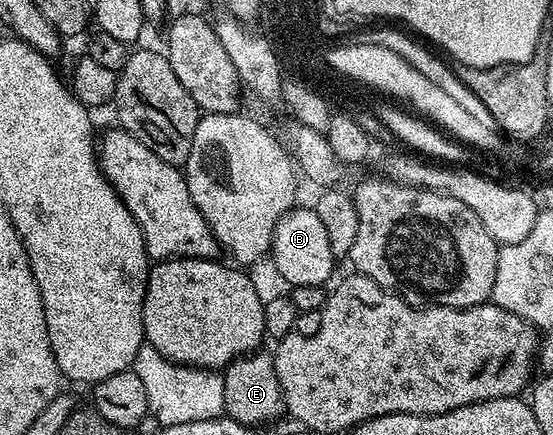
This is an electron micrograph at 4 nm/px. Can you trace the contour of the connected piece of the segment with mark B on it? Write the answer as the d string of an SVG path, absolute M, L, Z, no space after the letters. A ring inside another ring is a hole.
M293 207L286 215L282 215L282 219L278 219L272 236L270 258L282 274L285 286L327 286L333 280L332 268L338 265L338 261L330 251L330 239L326 236L326 226L322 224L322 219L318 219L315 208L300 208Z

